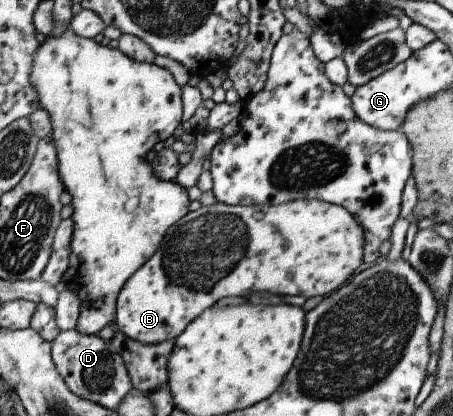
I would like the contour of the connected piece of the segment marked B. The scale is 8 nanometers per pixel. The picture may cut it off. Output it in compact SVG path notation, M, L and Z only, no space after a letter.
M293 200L279 205L227 205L215 203L209 207L201 206L199 209L187 212L178 219L163 235L155 253L131 275L123 284L116 297L114 329L125 337L142 344L158 344L165 340L174 340L203 310L215 306L221 297L241 297L249 293L277 293L277 295L301 295L303 299L311 297L325 297L343 285L357 271L361 265L363 255L363 230L355 218L341 206L330 204L321 200Z

